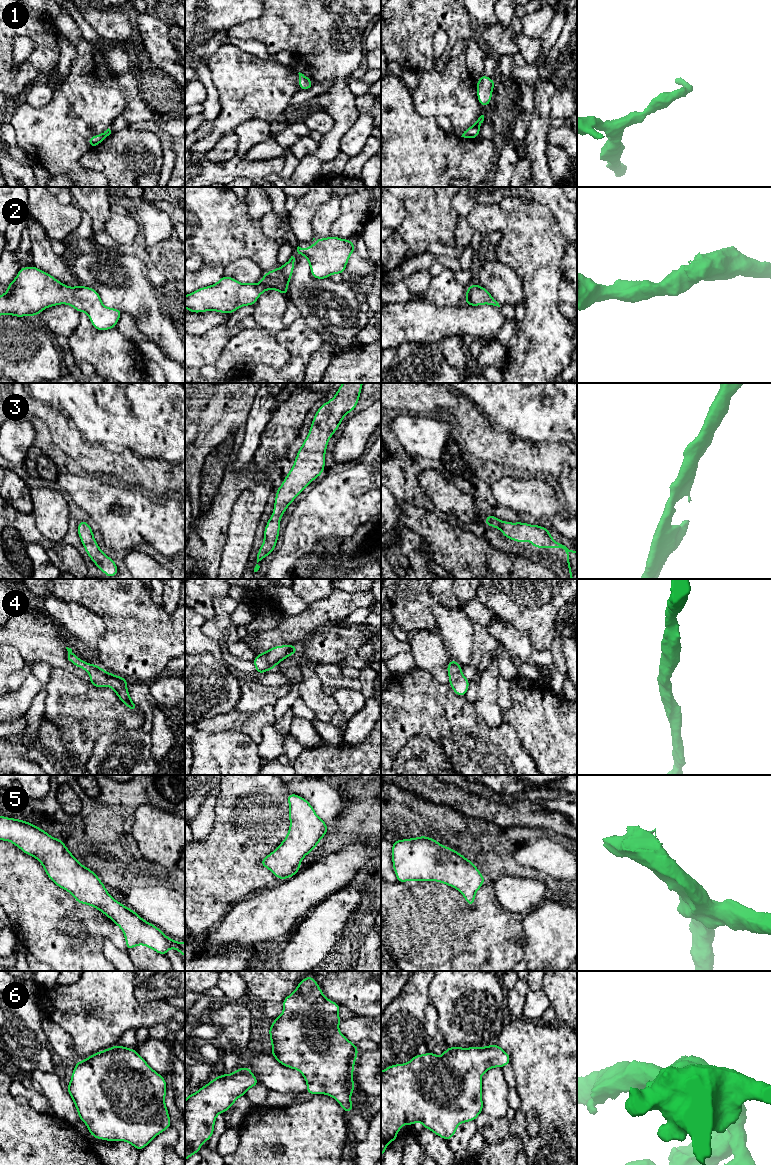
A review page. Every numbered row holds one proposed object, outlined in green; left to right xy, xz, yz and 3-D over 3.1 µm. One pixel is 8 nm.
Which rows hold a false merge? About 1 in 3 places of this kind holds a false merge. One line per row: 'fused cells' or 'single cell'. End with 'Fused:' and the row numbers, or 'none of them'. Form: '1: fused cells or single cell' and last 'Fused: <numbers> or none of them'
1: single cell
2: single cell
3: single cell
4: single cell
5: single cell
6: single cell
Fused: none of them

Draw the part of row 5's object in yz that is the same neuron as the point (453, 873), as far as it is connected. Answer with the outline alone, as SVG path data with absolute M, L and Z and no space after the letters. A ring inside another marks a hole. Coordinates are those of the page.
M427 836L392 843L397 881L437 881L457 889L472 907L476 892L486 881L478 868L460 852Z

